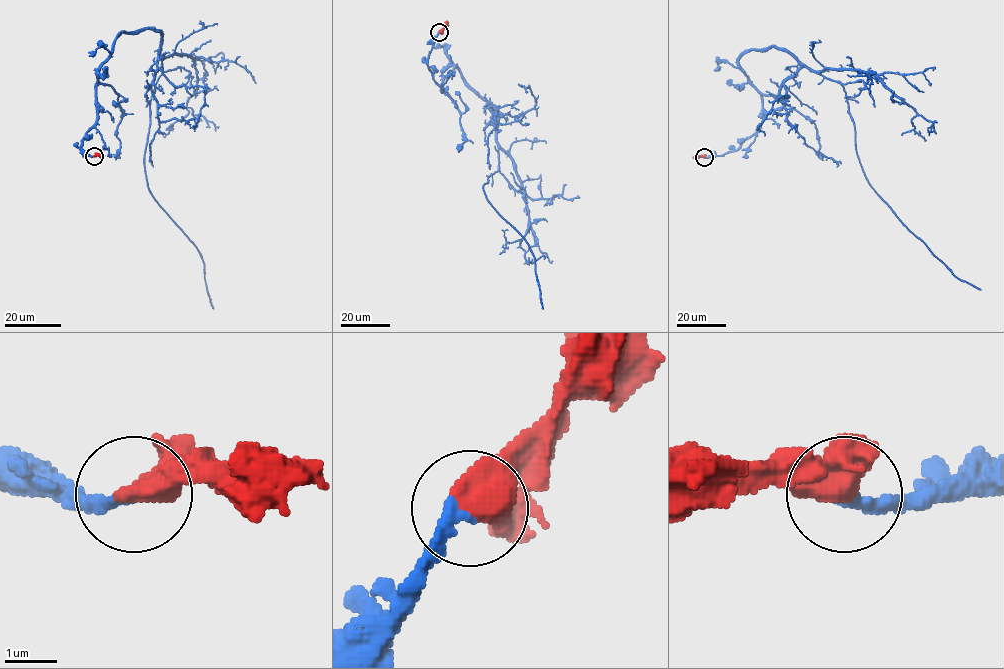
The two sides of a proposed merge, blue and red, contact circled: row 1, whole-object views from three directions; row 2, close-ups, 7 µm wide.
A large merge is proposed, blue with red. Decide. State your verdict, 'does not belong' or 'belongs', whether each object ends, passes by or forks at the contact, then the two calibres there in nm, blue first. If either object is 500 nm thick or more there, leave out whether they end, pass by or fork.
belongs; 280 nm thick on the blue side, 700 nm on the other

